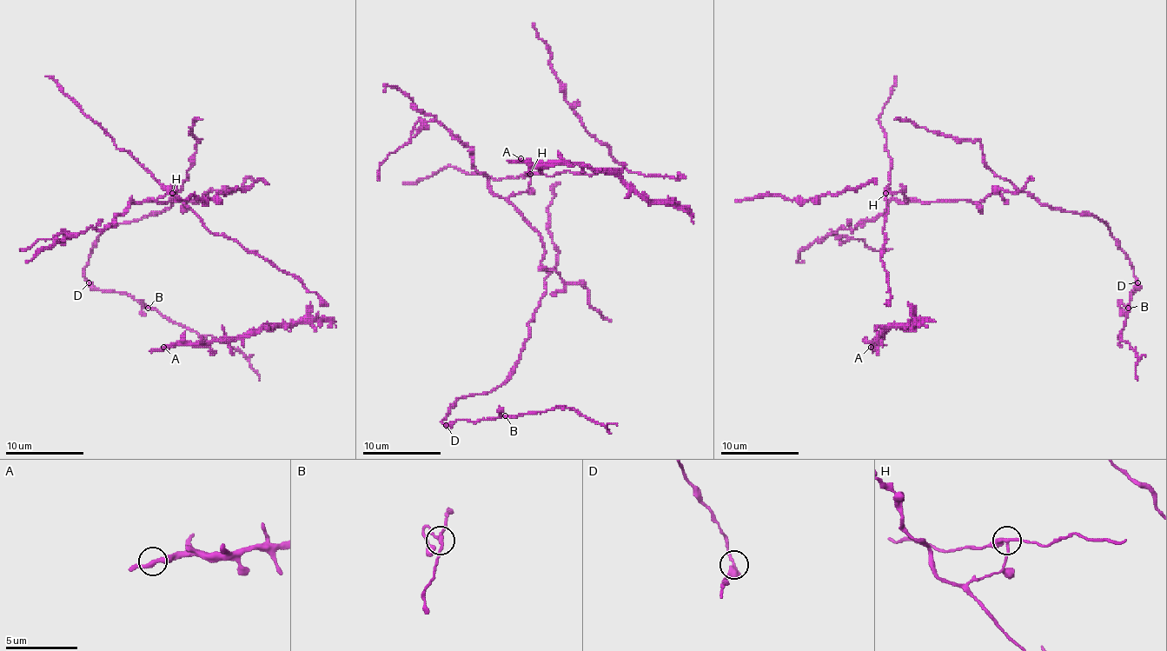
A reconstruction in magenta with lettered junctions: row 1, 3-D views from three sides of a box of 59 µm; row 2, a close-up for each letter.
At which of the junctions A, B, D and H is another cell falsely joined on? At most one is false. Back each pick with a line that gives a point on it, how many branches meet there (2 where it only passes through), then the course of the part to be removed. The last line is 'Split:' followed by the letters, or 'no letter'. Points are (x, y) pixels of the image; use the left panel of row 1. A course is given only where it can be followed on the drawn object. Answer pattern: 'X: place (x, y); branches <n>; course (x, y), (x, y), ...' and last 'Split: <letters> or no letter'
H: place (172, 193); branches 3; course (173, 194), (132, 200), (102, 229), (89, 227), (61, 241), (39, 239), (23, 250), (20, 249)
Split: H

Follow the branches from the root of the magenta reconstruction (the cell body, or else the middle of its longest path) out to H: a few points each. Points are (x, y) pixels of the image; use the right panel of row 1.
H: (971, 200), (914, 202), (900, 192), (886, 194)

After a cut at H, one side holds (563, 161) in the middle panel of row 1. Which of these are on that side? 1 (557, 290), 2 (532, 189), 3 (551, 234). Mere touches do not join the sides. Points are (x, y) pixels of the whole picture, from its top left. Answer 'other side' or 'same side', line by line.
1: other side
2: other side
3: same side

